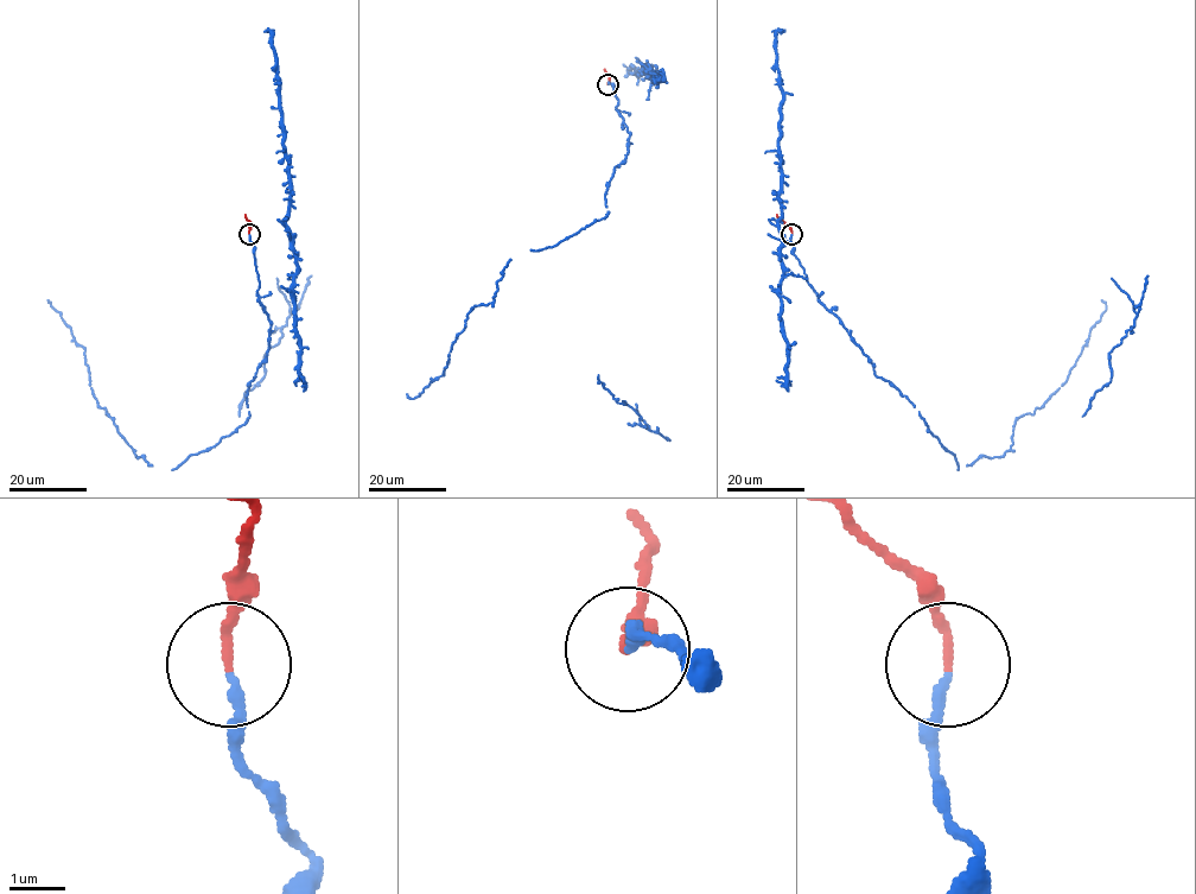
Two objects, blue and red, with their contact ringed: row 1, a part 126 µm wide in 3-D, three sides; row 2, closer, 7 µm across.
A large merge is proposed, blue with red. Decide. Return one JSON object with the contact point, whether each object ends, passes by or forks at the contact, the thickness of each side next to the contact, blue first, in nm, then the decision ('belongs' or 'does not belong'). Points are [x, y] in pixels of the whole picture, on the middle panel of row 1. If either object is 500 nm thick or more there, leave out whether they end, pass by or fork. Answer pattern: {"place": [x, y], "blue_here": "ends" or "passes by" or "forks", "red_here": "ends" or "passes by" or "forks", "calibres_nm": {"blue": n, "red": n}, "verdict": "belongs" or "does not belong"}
{"place": [608, 84], "blue_here": "ends", "red_here": "ends", "calibres_nm": {"blue": 170, "red": 160}, "verdict": "belongs"}

